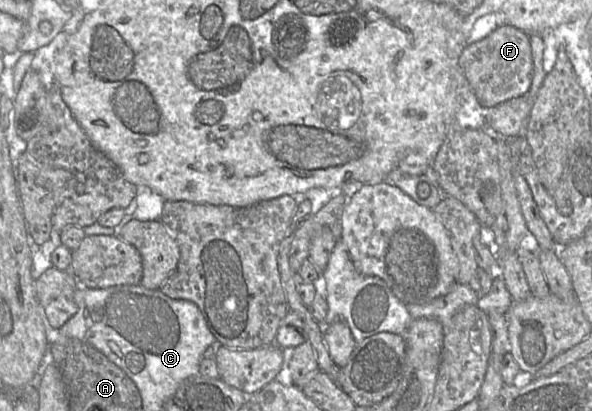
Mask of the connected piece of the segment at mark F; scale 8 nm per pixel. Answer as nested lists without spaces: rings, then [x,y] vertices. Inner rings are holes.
[[[504,24],[484,39],[467,46],[458,61],[479,103],[493,107],[524,95],[531,87],[533,59],[529,34]]]

